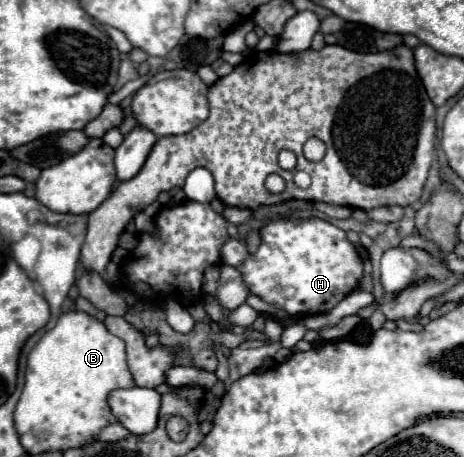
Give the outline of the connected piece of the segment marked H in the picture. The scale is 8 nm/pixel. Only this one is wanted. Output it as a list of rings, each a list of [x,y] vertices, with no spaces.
[[[306,219],[306,221],[274,221],[268,223],[262,231],[262,245],[256,255],[248,255],[248,259],[238,267],[250,293],[258,295],[262,301],[272,303],[290,315],[320,315],[328,313],[336,307],[348,293],[352,293],[362,277],[362,261],[354,249],[354,245],[346,239],[346,233],[322,219]]]

